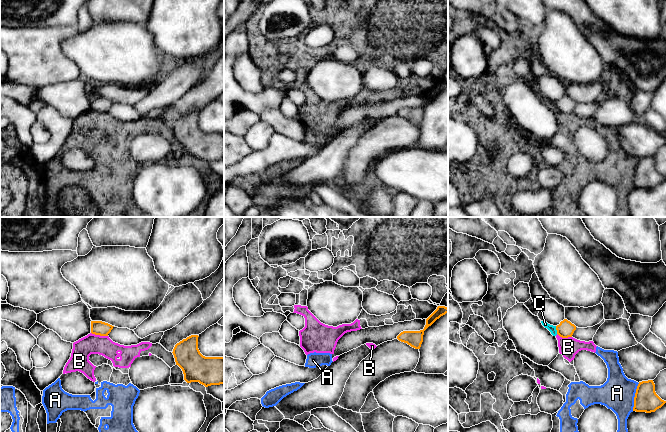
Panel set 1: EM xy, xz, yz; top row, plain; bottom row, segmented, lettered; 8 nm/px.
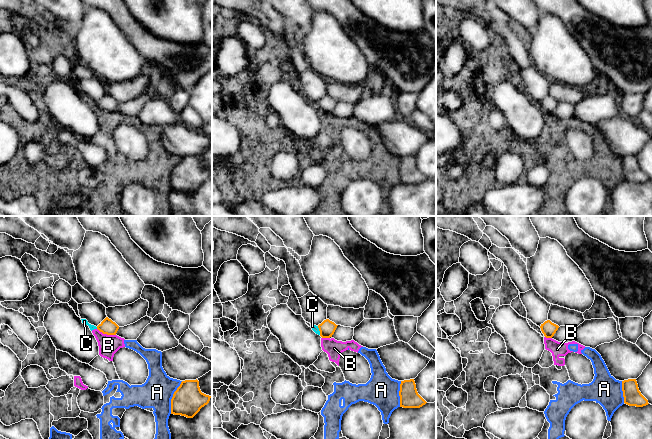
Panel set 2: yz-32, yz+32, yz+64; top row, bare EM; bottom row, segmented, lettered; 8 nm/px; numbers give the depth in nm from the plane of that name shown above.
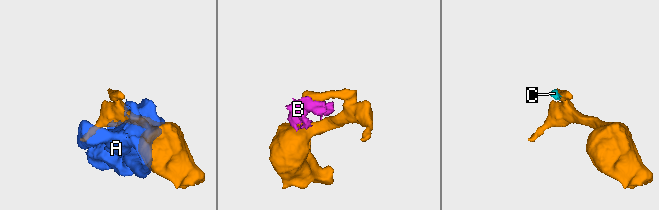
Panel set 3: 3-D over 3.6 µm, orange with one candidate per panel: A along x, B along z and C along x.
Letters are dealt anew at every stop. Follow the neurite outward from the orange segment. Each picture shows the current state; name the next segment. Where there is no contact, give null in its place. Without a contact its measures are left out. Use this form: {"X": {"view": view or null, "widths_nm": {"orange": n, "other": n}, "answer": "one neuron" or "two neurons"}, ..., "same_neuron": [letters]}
{"A": {"view": "yz", "widths_nm": {"orange": 190, "other": 280}, "answer": "two neurons"}, "B": {"view": "xy", "widths_nm": {"orange": 110, "other": 160}, "answer": "two neurons"}, "C": {"view": "yz", "widths_nm": {"orange": 140, "other": 60}, "answer": "two neurons"}, "same_neuron": []}

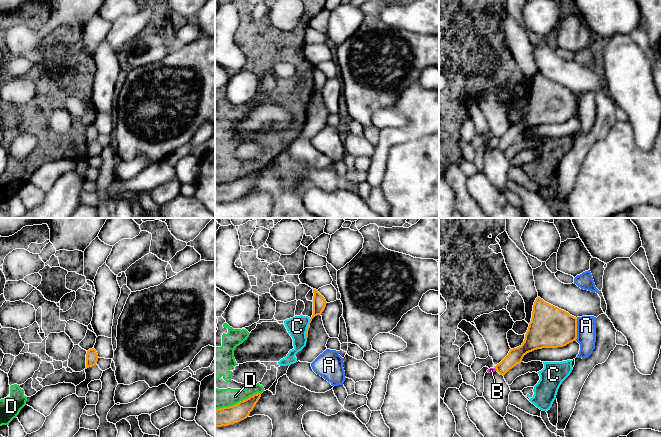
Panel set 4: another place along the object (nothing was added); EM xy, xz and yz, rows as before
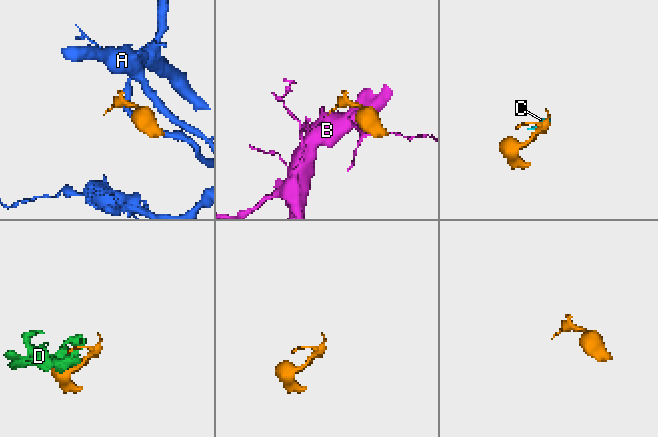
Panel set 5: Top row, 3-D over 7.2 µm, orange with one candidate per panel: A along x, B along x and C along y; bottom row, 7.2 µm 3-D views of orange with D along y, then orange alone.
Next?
{"A": {"view": "yz", "widths_nm": {"orange": 340, "other": 160}, "answer": "two neurons"}, "B": {"view": "yz", "widths_nm": {"orange": 120, "other": 50}, "answer": "two neurons"}, "C": {"view": "xz", "widths_nm": {"orange": 20, "other": 160}, "answer": "two neurons"}, "D": {"view": "xz", "widths_nm": {"orange": 150, "other": 170}, "answer": "two neurons"}, "same_neuron": []}

